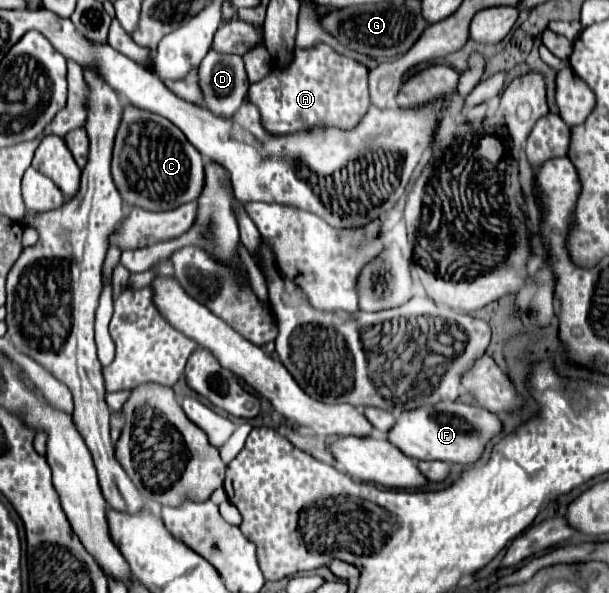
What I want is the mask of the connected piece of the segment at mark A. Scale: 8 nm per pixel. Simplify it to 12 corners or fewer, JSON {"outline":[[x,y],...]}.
{"outline":[[328,45],[250,85],[264,129],[352,129],[368,69]]}

